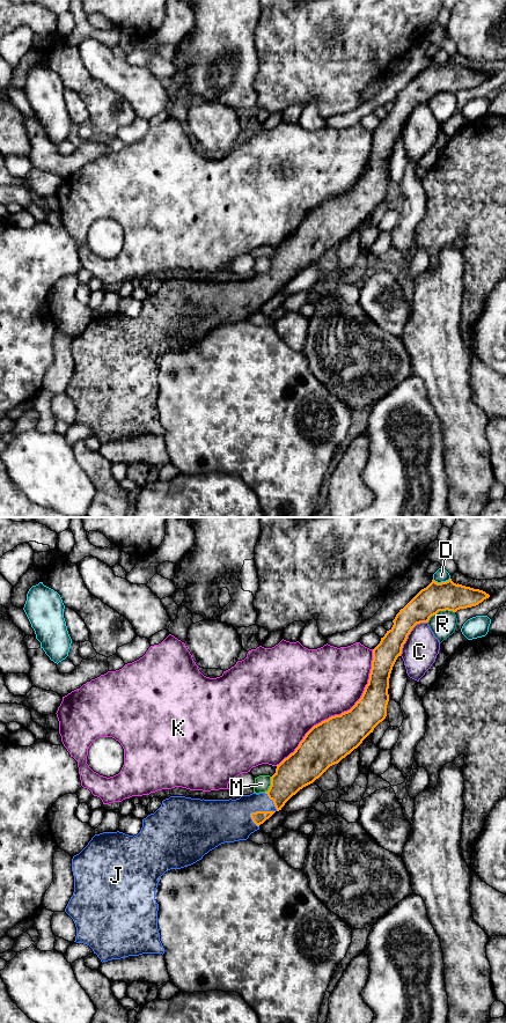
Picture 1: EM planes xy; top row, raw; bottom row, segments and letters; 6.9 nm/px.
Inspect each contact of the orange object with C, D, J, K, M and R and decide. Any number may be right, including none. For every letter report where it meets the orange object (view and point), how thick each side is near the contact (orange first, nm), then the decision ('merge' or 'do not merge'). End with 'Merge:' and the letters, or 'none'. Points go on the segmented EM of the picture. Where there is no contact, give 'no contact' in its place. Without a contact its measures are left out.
C: xy (408, 634) | 190/240 nm | do not merge
D: xy (441, 582) | 200/100 nm | do not merge
J: xy (264, 811) | 90/300 nm | merge
K: xy (340, 714) | 300/480 nm | do not merge
M: xy (271, 785) | 240/110 nm | do not merge
R: xy (439, 610) | 200/170 nm | do not merge
Merge: J

